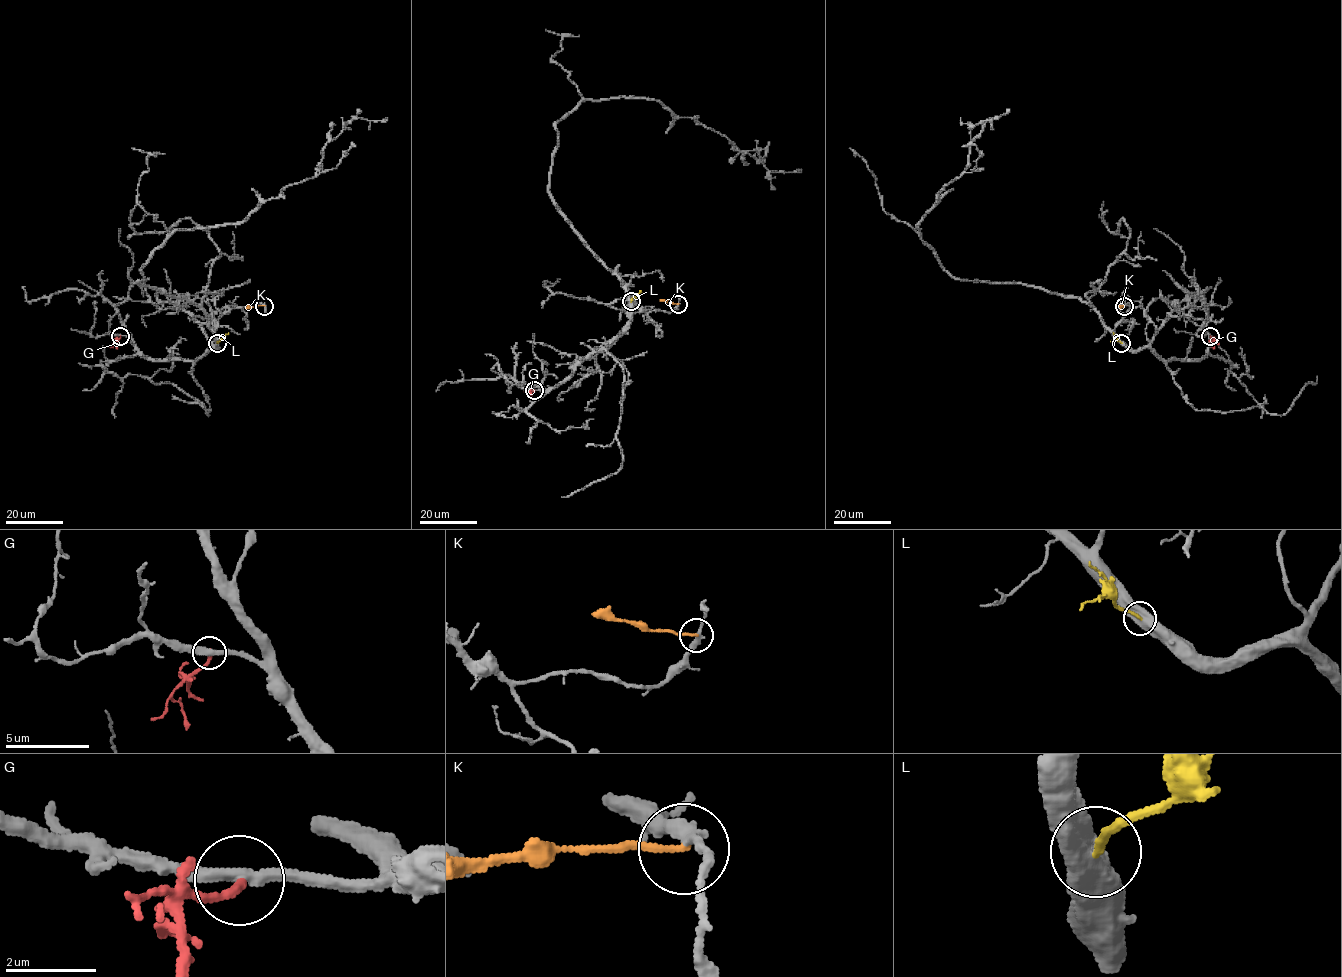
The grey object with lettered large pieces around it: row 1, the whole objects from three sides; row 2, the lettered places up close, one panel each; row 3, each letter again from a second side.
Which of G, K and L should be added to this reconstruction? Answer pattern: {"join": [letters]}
{"join": ["L"]}

